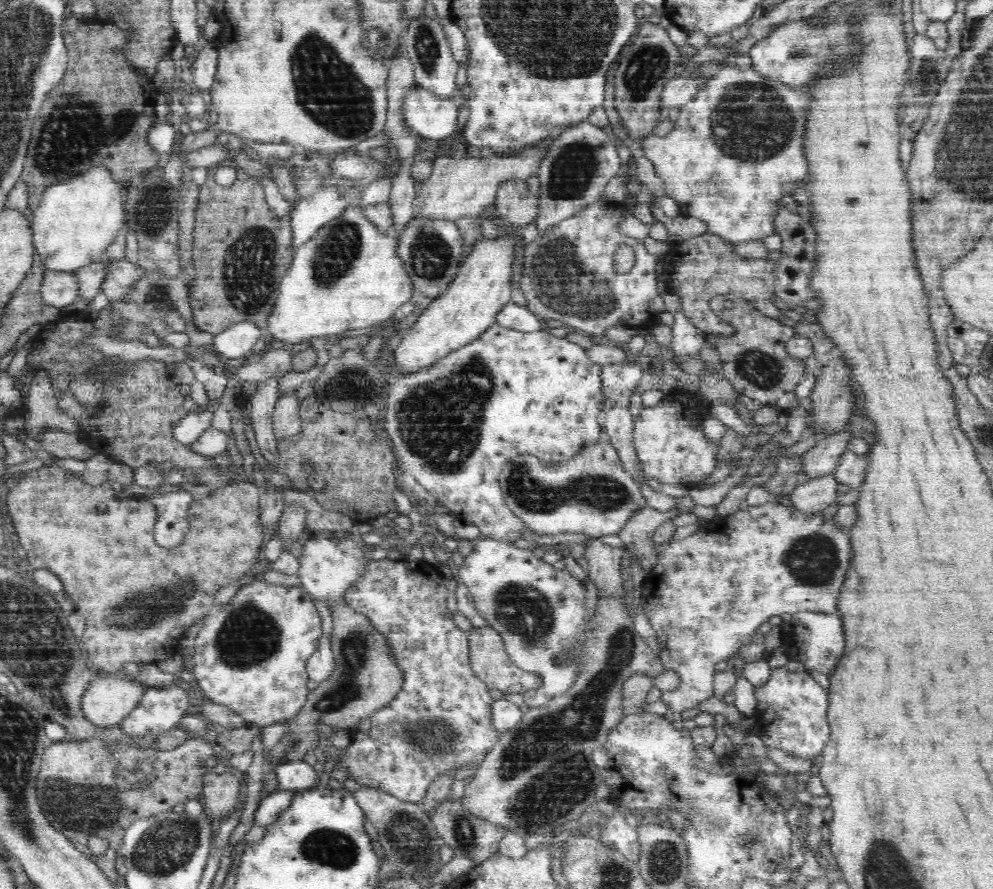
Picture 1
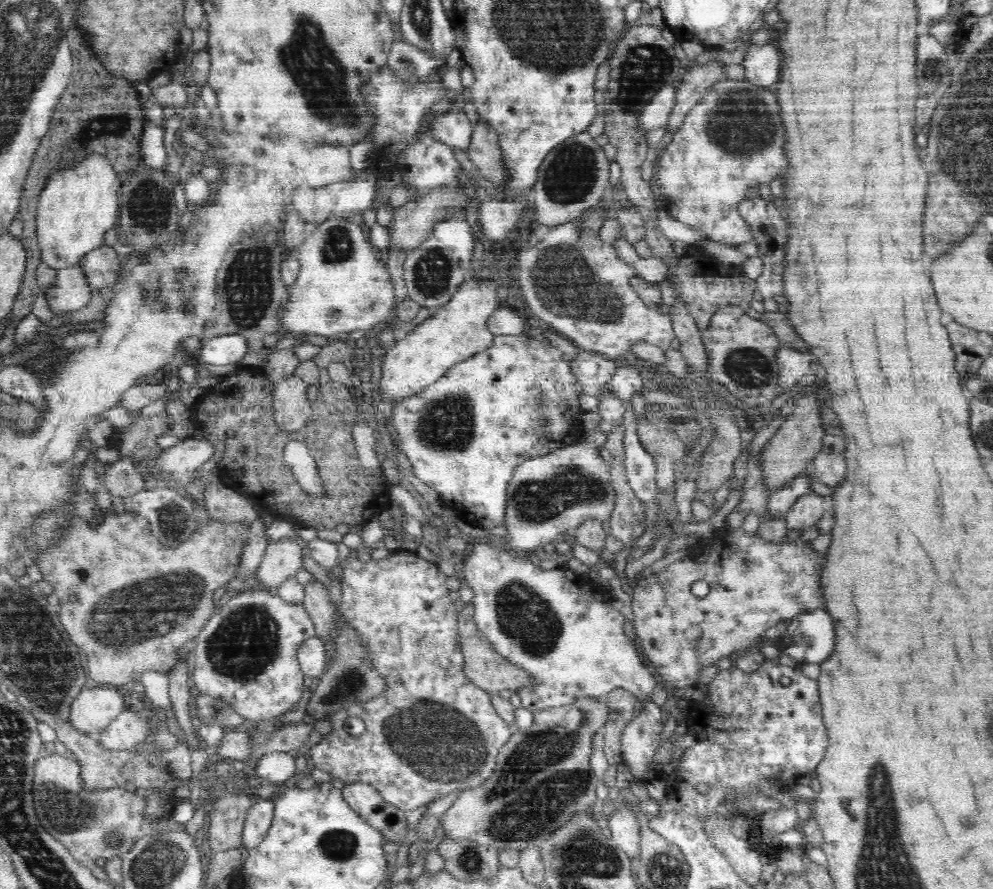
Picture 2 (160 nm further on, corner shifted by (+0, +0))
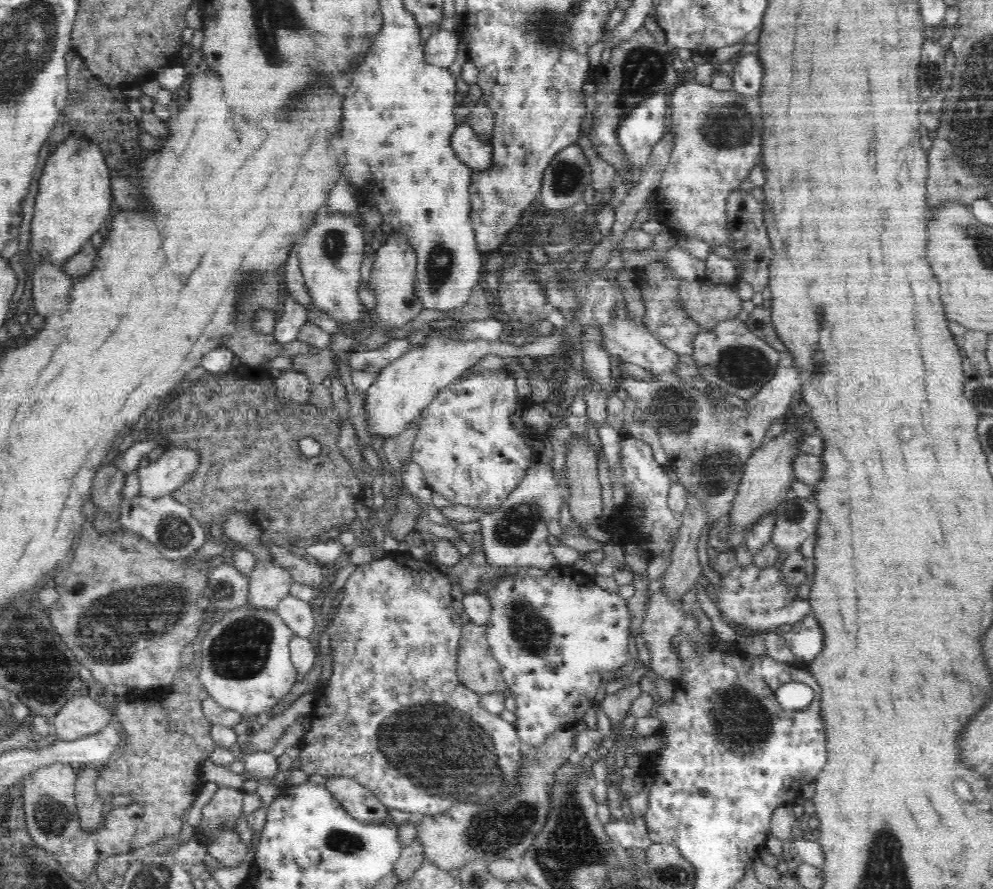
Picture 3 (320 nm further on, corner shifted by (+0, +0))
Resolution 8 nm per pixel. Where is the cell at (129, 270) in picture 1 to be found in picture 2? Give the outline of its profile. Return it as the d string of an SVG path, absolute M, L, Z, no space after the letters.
M102 245L84 256L78 266L82 266L90 288L97 291L100 288L110 288L118 280L122 264L112 248Z

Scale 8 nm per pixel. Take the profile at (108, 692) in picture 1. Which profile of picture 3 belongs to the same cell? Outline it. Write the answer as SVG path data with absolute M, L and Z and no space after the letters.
M84 696L84 698L72 698L66 702L62 710L58 711L49 723L51 729L56 732L56 740L74 740L100 732L110 721L110 712L106 708L96 704L92 698Z

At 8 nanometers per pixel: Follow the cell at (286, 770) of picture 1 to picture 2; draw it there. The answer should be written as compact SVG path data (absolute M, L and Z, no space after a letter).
M274 752L264 754L256 762L256 774L260 778L266 778L272 784L283 785L296 772L295 757L291 752Z

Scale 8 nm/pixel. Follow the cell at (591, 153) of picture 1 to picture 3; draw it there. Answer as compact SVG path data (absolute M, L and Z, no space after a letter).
M576 144L555 155L538 196L544 209L558 212L583 201L586 187L593 182L589 159Z

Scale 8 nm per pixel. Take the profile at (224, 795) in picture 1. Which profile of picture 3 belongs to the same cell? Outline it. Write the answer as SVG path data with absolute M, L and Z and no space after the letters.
M222 828L220 836L204 843L207 853L219 861L221 867L236 868L244 862L248 845L240 841L235 828Z

